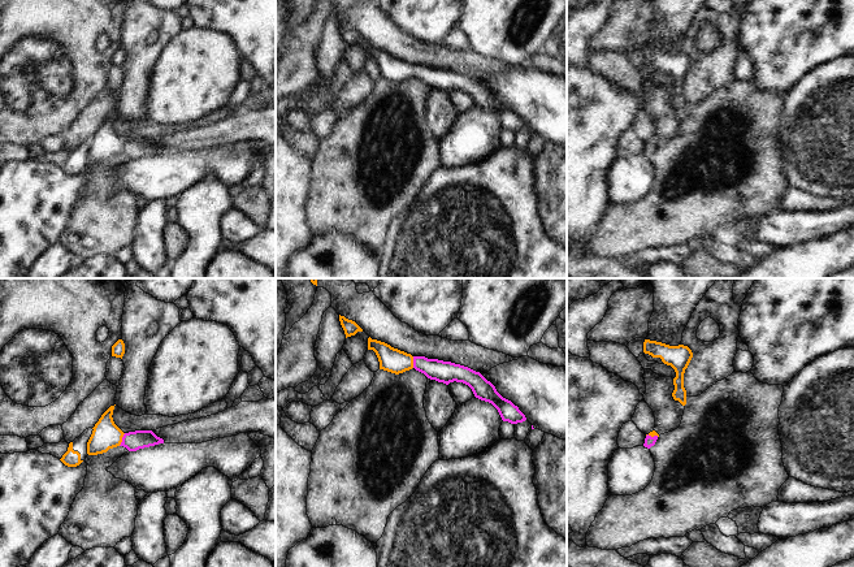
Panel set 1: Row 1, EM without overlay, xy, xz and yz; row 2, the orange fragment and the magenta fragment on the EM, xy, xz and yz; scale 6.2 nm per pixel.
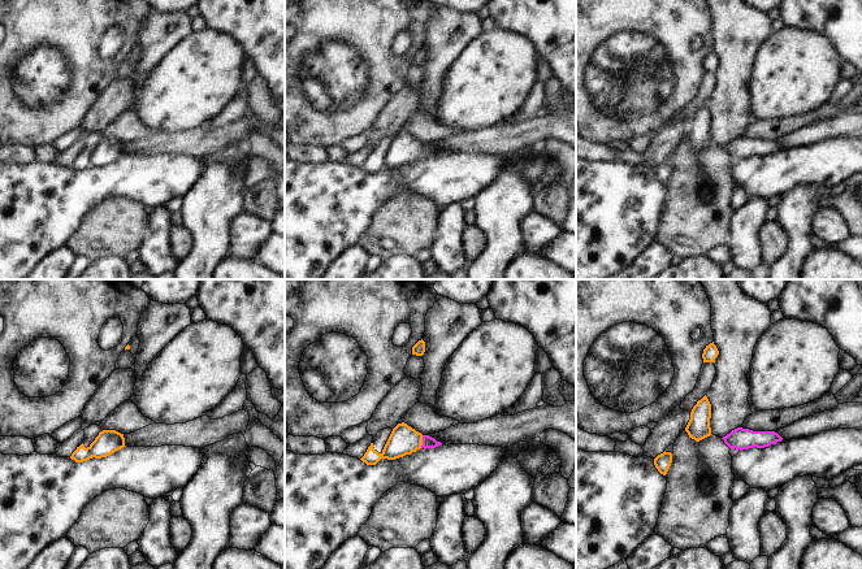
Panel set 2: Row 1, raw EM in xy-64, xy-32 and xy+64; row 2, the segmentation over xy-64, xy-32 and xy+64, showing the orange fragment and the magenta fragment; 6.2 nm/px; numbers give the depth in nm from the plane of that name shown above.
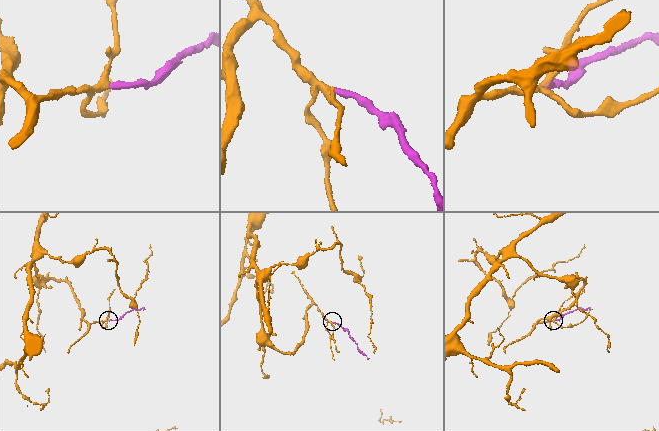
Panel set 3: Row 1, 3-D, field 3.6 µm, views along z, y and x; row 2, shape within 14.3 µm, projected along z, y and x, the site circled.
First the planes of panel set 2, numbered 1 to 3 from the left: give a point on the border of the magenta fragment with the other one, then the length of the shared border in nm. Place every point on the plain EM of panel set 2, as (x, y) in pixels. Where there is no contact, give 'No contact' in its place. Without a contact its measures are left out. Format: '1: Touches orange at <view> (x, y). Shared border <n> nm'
1: No contact
2: Touches orange at xy-32 (421, 151). Shared border 80 nm
3: No contact.

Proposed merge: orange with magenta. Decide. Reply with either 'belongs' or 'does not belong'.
belongs

